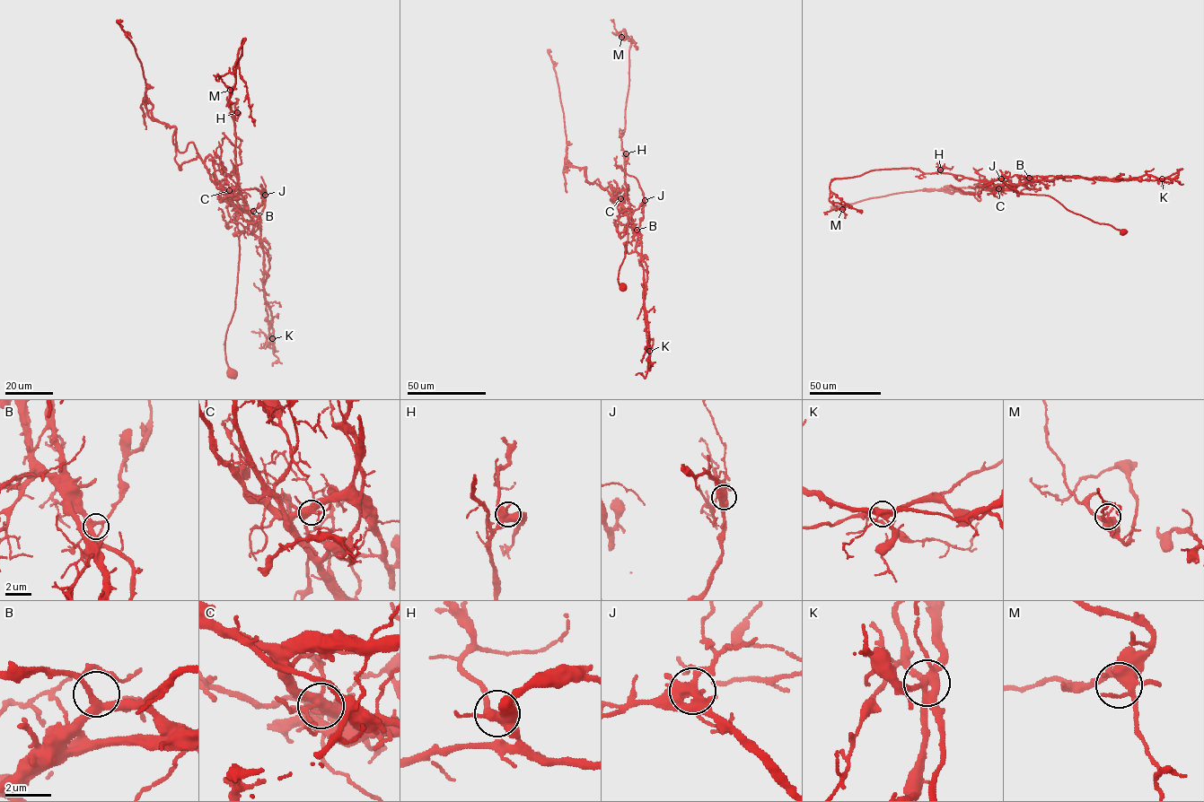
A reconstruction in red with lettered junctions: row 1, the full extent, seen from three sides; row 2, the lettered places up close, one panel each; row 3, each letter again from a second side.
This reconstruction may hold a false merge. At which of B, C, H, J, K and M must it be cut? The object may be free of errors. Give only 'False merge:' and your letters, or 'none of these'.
False merge: K

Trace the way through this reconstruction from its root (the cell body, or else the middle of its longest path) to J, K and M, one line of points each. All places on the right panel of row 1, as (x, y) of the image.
J: (1122, 231), (1068, 211), (1049, 196), (1023, 194), (1017, 196), (1016, 192), (1009, 190), (1017, 191), (1001, 178)
K: (1122, 231), (1068, 211), (1049, 196), (1017, 196), (1009, 190), (1030, 180), (1073, 176), (1111, 180), (1162, 178)
M: (1122, 231), (1049, 196), (1017, 196), (991, 183), (914, 168), (835, 178), (829, 200), (842, 209)

